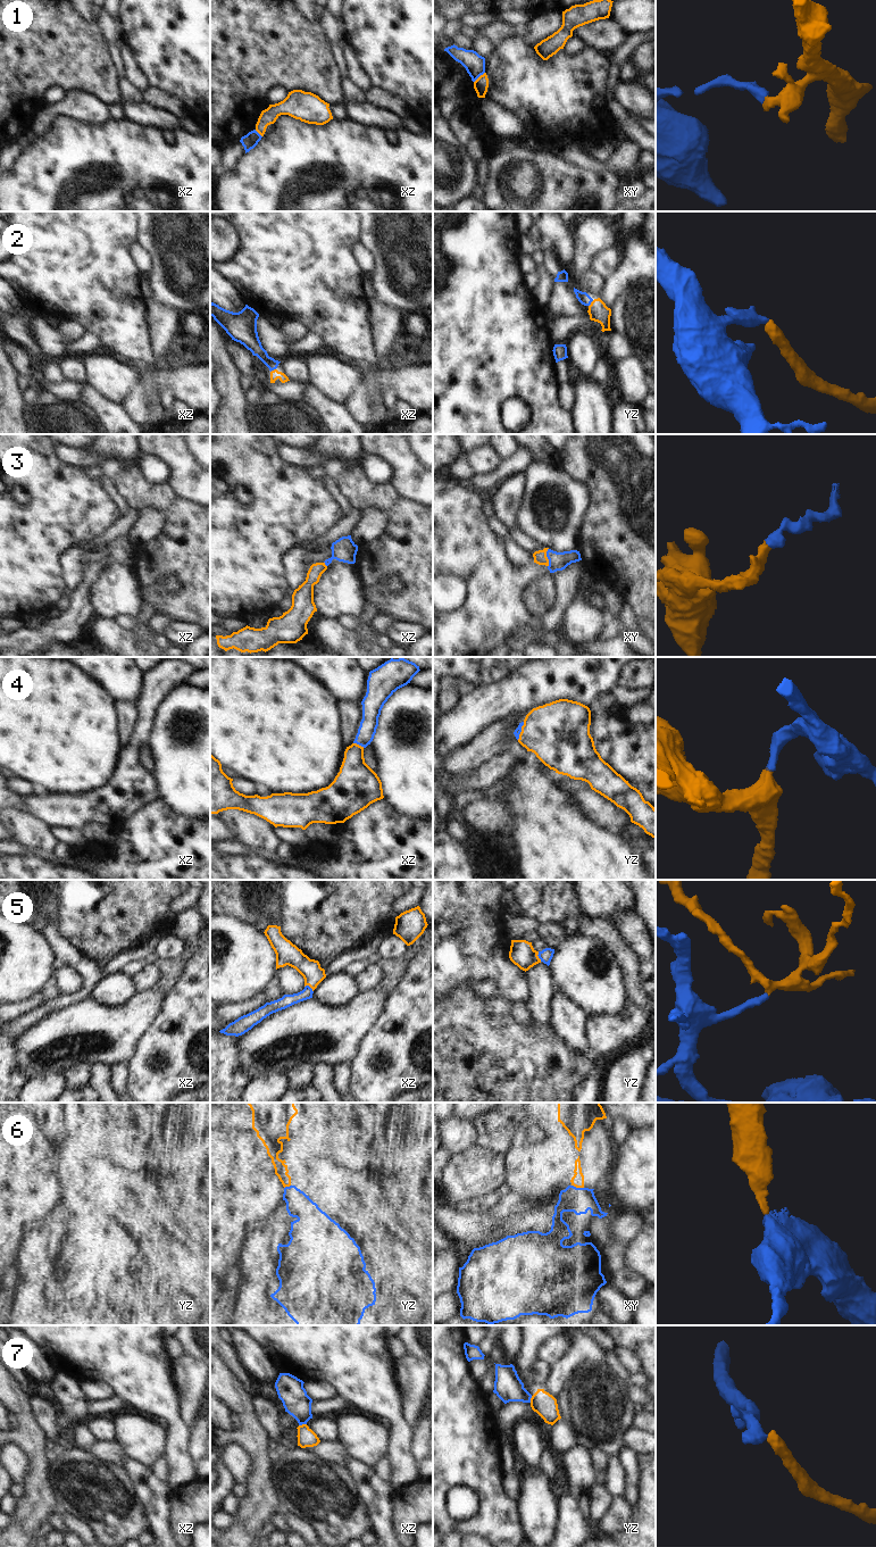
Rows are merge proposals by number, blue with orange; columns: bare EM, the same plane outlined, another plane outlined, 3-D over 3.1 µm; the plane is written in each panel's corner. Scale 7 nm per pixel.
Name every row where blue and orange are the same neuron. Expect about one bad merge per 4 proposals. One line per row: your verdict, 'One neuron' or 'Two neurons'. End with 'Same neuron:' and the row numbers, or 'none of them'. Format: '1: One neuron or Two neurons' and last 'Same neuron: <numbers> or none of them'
1: Two neurons
2: One neuron
3: One neuron
4: One neuron
5: One neuron
6: One neuron
7: Two neurons
Same neuron: 2, 3, 4, 5, 6.

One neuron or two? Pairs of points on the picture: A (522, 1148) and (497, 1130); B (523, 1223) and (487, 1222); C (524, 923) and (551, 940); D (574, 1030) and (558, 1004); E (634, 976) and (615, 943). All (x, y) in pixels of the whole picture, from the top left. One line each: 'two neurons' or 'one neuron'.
A: two neurons
B: two neurons
C: one neuron
D: one neuron
E: one neuron

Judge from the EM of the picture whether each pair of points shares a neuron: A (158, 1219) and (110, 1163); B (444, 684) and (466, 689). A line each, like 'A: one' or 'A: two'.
A: one
B: one

